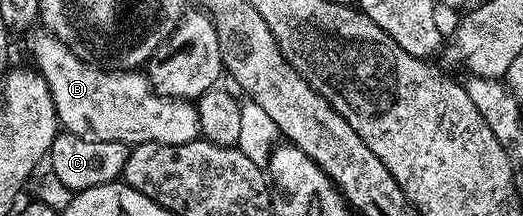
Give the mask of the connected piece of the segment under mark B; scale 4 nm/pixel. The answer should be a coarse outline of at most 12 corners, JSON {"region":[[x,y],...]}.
{"region":[[41,27],[32,64],[64,132],[182,145],[196,104],[144,72],[98,69]]}

